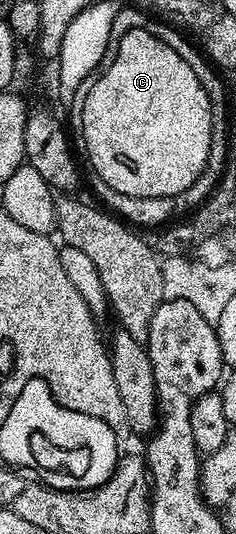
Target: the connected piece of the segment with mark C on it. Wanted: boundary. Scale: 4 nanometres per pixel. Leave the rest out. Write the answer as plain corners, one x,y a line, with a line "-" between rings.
128,30
124,38
120,38
120,46
115,60
113,60
110,70
105,71
104,78
101,78
94,90
88,94
85,104
84,116
86,116
86,156
91,160
93,171
102,174
108,186
118,188
120,194
132,194
133,196
176,196
181,197
183,192
200,178
200,174
206,165
206,155
210,149
210,139
212,138
212,110
208,107
206,91
204,86
198,84
195,72
160,38
150,36
148,30

